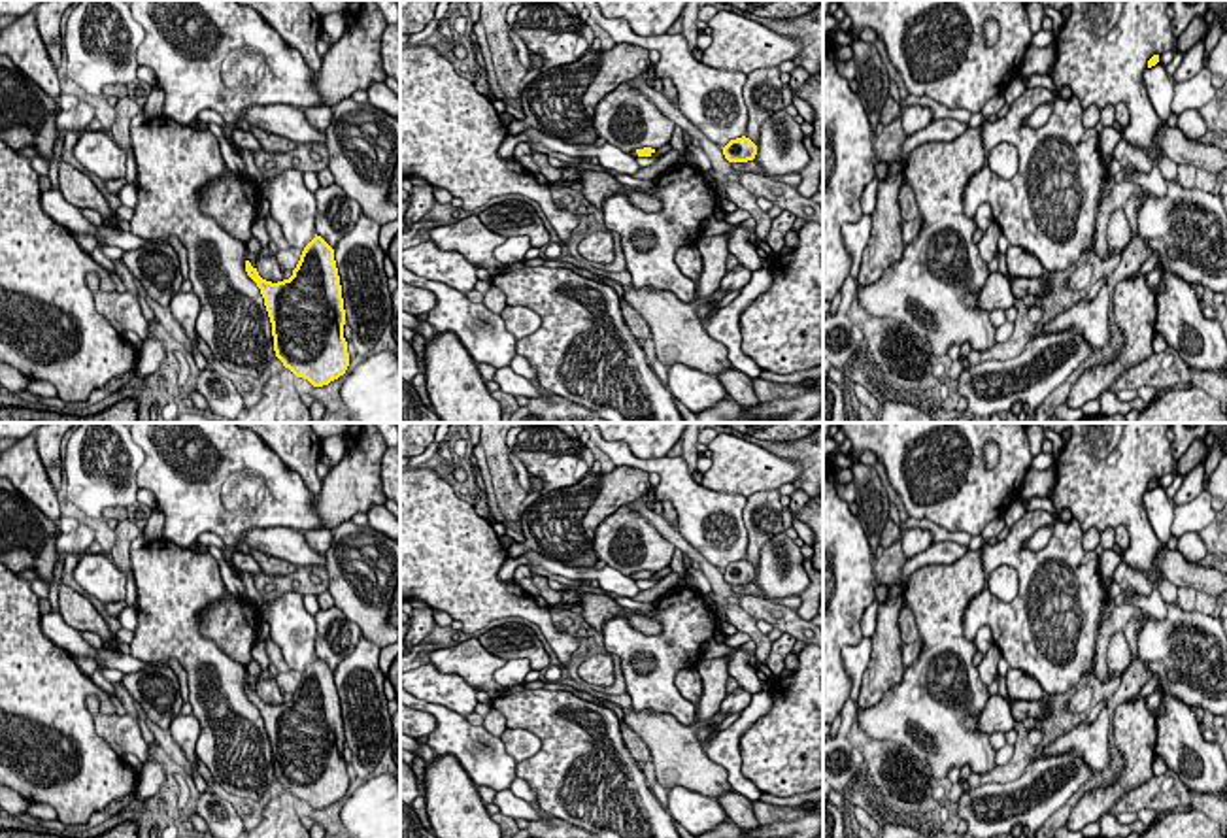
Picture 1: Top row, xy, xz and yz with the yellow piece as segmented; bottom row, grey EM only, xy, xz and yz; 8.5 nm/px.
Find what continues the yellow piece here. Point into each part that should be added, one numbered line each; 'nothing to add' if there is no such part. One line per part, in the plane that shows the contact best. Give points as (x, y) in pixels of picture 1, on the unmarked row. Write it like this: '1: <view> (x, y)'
nothing to add

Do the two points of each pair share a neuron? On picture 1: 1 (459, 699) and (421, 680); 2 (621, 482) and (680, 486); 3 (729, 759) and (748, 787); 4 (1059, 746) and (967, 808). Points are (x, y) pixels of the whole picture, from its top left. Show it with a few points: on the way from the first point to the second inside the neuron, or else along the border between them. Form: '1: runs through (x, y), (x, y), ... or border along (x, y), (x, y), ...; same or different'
1: runs through (450, 689), (431, 686); same
2: border along (616, 465), (642, 469), (648, 474); different
3: runs through (733, 767), (733, 774), (740, 782); same
4: border along (1037, 761), (1076, 754), (1086, 765); different

